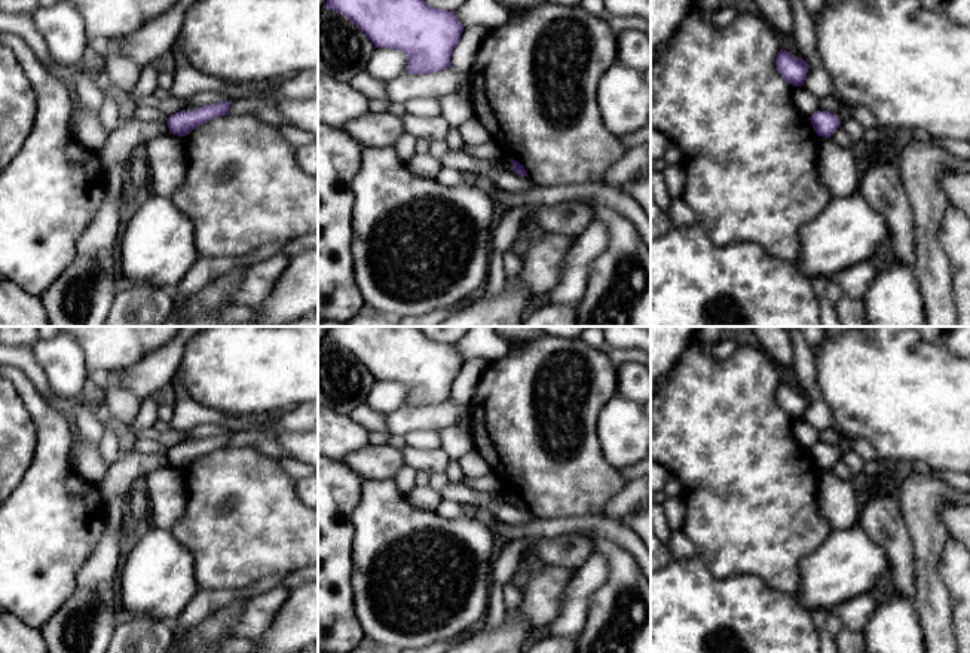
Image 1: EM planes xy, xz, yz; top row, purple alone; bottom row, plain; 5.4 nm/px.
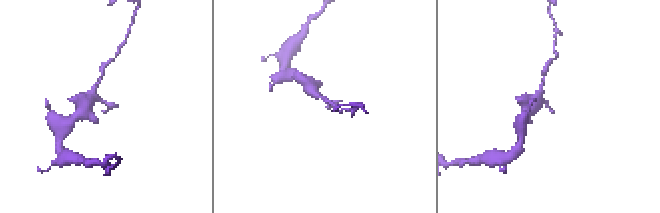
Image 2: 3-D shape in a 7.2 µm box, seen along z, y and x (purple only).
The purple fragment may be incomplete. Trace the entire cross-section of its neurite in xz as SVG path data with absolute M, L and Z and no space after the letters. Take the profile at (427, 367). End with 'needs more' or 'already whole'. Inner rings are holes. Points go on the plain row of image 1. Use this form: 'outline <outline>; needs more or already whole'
outline M330 326L325 341L354 355L374 377L407 387L407 407L450 399L463 358L455 344L429 338L417 326Z; already whole

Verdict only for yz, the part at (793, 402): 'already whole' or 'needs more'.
already whole

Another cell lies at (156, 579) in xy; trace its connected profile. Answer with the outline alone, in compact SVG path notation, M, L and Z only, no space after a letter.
M150 524L147 533L138 539L117 576L119 607L138 617L175 620L199 591L195 579L195 558L187 548L178 543L171 530Z

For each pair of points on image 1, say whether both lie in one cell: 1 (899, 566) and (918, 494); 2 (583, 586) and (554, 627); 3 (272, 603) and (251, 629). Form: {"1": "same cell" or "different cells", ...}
{"1": "different cells", "2": "same cell", "3": "same cell"}

